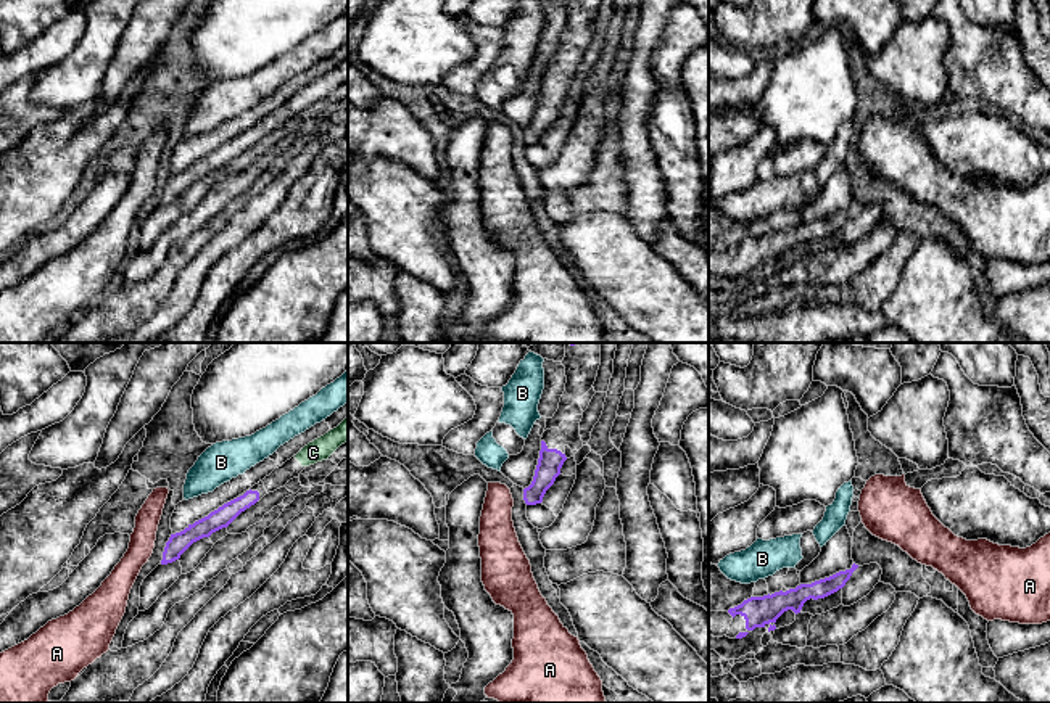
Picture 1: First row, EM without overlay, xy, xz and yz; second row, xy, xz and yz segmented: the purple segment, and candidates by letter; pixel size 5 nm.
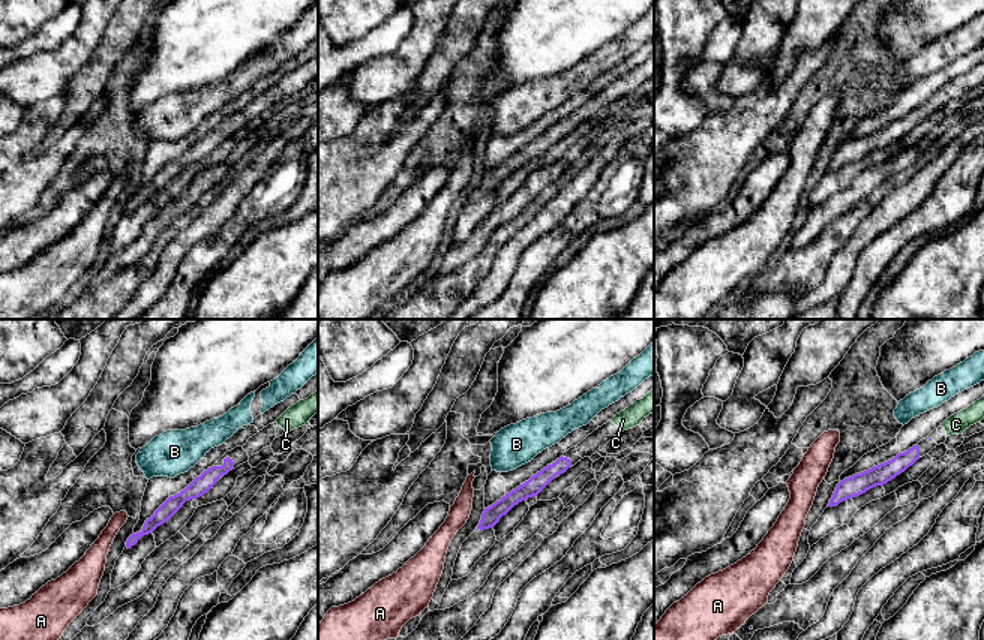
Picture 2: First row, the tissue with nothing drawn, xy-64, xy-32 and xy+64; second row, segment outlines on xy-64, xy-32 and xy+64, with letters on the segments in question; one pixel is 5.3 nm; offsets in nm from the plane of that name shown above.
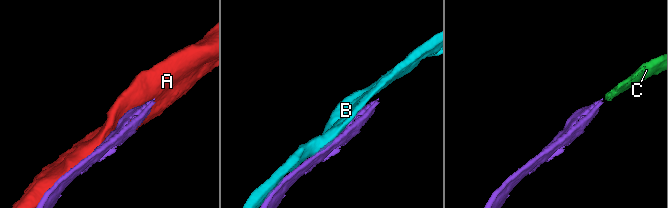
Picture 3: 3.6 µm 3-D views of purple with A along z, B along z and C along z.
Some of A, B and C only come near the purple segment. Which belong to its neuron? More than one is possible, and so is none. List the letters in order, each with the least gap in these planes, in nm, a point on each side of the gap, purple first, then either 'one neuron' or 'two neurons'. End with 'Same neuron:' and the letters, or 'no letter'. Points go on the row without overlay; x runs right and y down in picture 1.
A: 50 nm | xy (163, 192), (153, 187) | two neurons
B: 70 nm | yz (751, 237), (749, 222) | two neurons
C: 260 nm | xy (258, 132), (295, 97) | one neuron
Same neuron: C

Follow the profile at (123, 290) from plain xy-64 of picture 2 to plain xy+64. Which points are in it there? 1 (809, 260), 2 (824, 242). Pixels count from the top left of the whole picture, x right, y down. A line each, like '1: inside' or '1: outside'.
1: inside
2: inside

